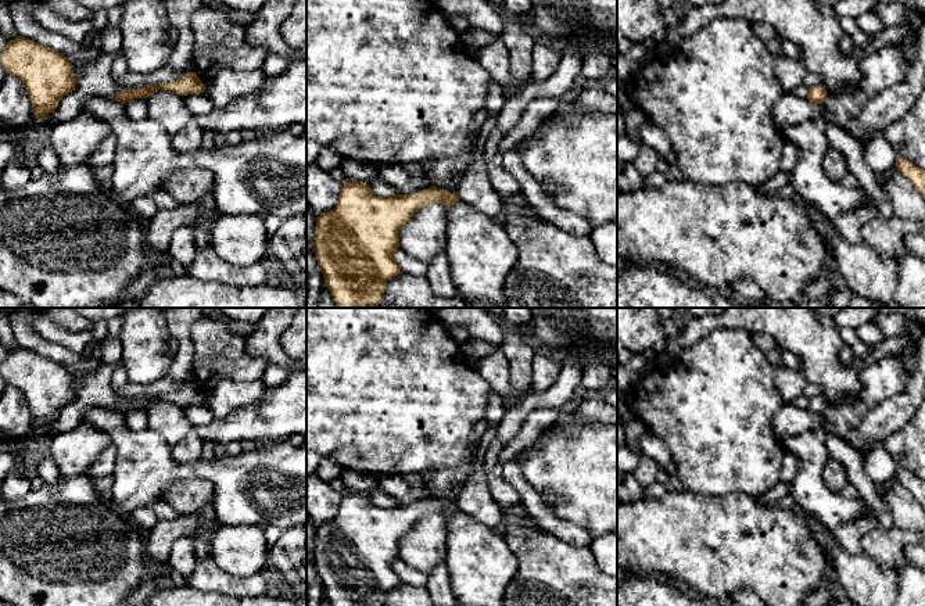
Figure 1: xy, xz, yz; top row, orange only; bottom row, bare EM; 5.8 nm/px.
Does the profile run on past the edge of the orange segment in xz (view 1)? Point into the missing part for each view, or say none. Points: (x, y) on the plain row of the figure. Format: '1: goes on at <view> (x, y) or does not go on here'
1: does not go on here

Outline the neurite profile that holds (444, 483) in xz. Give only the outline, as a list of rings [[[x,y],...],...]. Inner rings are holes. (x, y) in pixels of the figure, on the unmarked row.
[[[485,419],[480,420],[473,428],[473,433],[470,435],[473,456],[467,462],[462,463],[458,467],[429,469],[422,473],[424,487],[429,491],[431,491],[435,495],[435,498],[447,503],[456,502],[458,499],[456,491],[466,478],[467,469],[476,456],[477,448],[487,428],[488,424]]]

